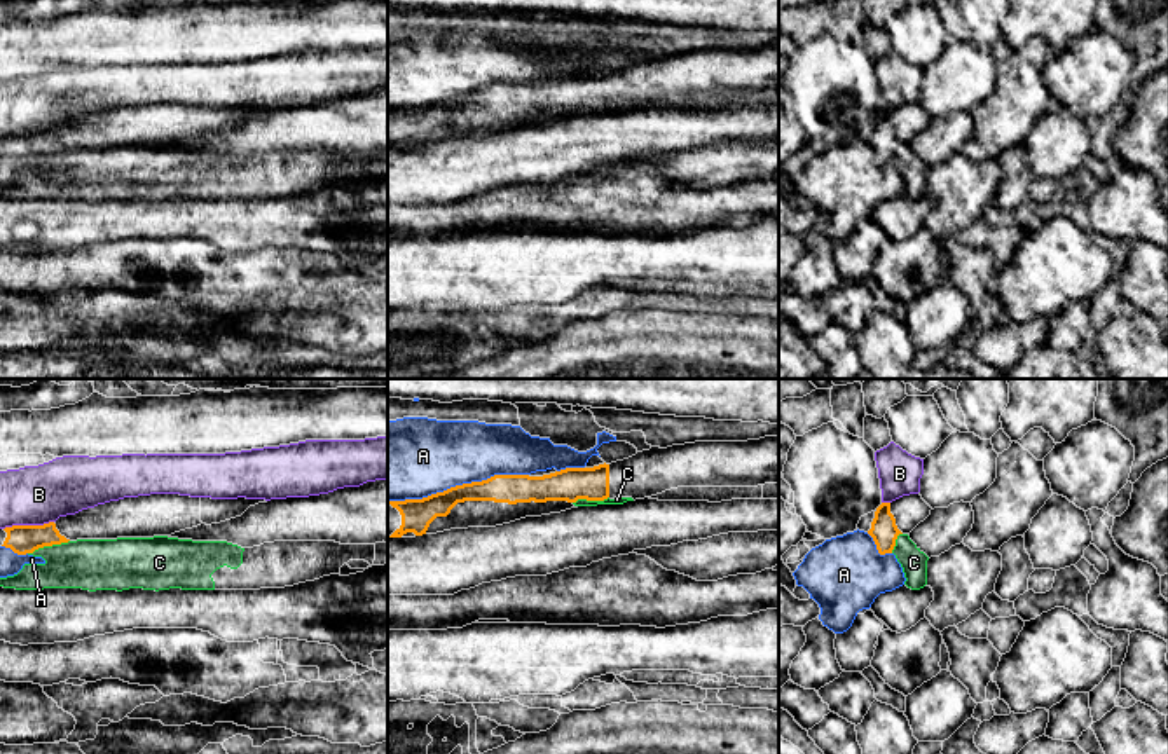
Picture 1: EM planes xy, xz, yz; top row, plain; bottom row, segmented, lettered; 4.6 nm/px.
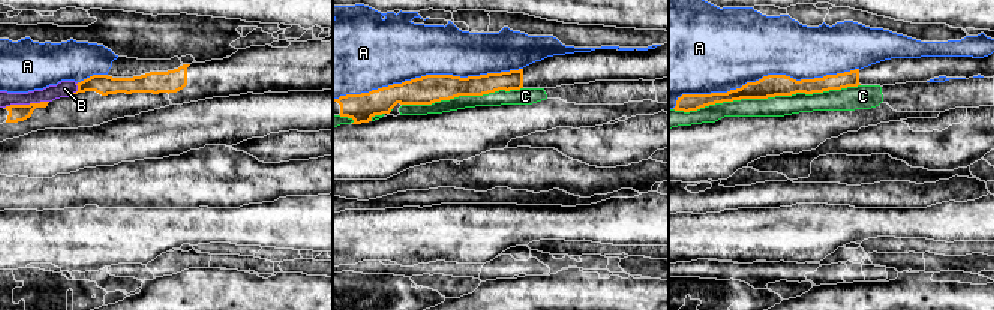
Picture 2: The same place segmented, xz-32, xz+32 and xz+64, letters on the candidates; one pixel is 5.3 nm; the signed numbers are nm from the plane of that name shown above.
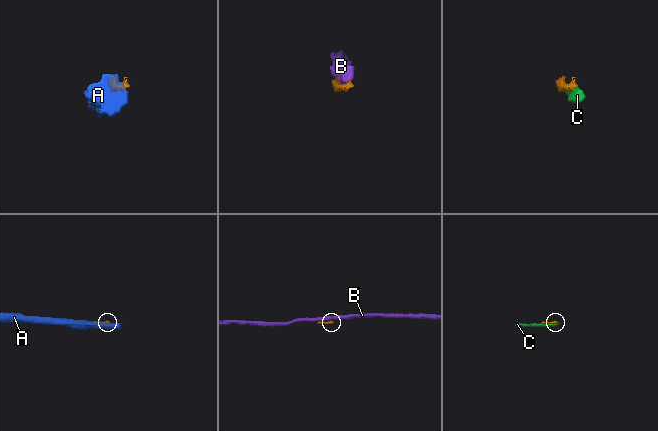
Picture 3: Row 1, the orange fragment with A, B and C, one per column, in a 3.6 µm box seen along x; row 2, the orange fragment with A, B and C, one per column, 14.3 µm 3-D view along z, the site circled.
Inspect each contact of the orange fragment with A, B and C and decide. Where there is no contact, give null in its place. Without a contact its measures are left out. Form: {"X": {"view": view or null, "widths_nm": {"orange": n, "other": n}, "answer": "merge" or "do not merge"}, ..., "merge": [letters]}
{"A": {"view": "xz", "widths_nm": {"orange": 140, "other": 380}, "answer": "do not merge"}, "B": {"view": "xy", "widths_nm": {"orange": 140, "other": 280}, "answer": "do not merge"}, "C": {"view": "xy", "widths_nm": {"orange": 140, "other": 240}, "answer": "do not merge"}, "merge": []}

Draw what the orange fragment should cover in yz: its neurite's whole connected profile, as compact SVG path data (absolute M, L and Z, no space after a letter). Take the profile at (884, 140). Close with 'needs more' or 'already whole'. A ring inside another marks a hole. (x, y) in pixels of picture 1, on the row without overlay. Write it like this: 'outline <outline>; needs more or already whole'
outline M920 103L903 105L892 112L882 112L868 143L873 147L880 164L892 162L899 143L910 143L931 124L931 115Z; needs more

